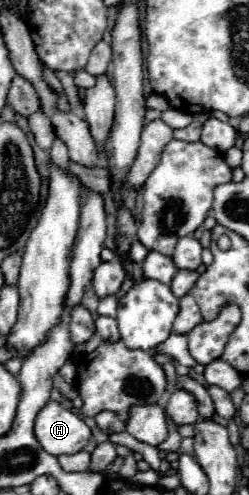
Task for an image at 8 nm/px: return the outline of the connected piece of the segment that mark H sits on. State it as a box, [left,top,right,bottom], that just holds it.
[35,402,91,456]

